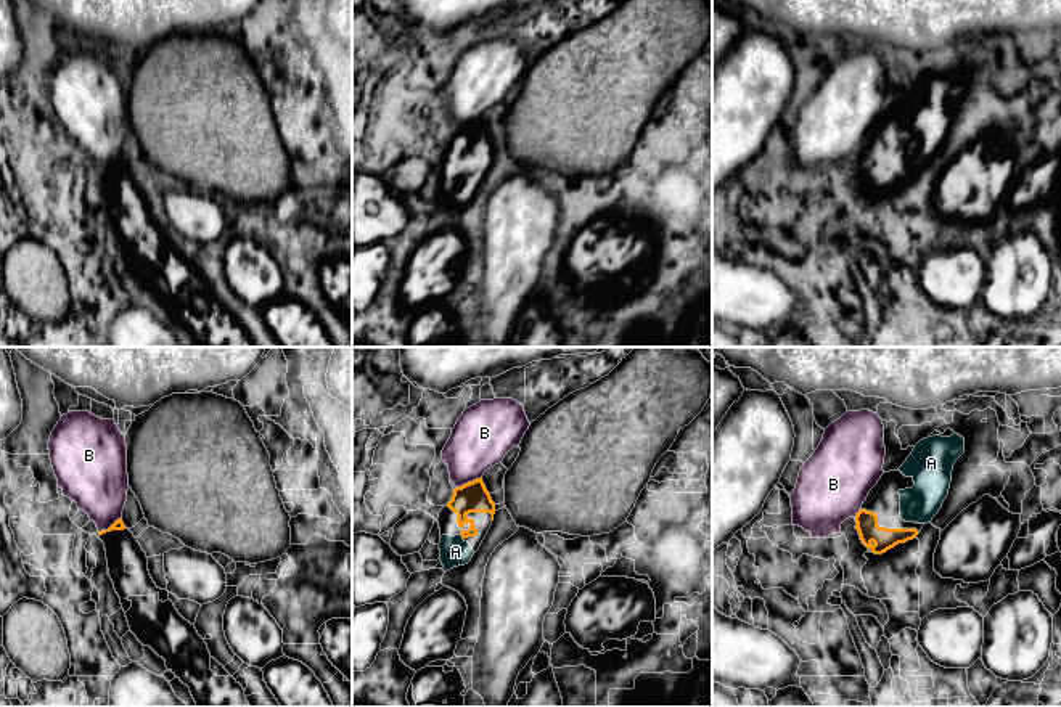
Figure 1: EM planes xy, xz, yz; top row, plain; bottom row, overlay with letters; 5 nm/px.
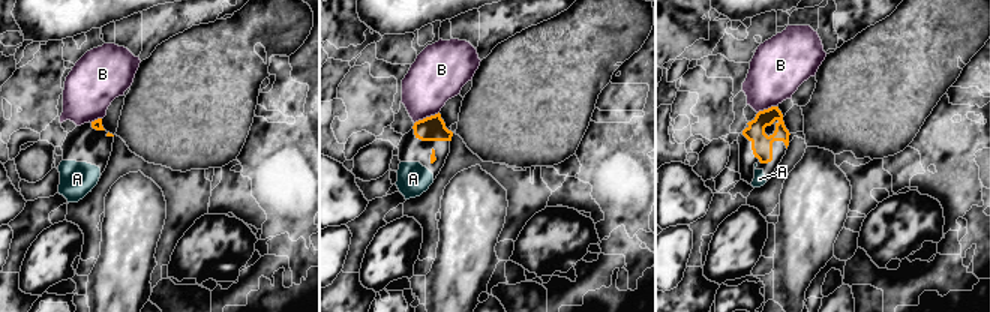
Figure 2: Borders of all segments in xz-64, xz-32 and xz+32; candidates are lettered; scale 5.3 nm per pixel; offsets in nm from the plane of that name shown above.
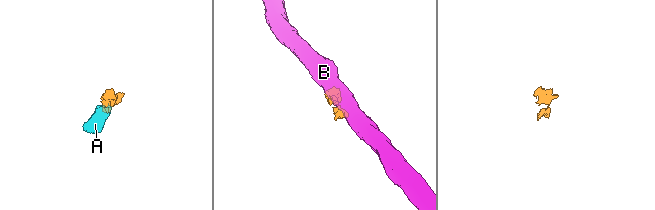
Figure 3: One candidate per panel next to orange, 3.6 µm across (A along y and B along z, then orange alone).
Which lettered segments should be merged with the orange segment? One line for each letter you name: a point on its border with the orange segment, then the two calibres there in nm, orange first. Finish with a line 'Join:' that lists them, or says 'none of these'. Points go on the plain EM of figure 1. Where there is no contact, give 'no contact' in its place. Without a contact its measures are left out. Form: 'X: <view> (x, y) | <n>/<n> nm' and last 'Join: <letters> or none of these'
A: xz (462, 175) | 160/150 nm
Join: A

